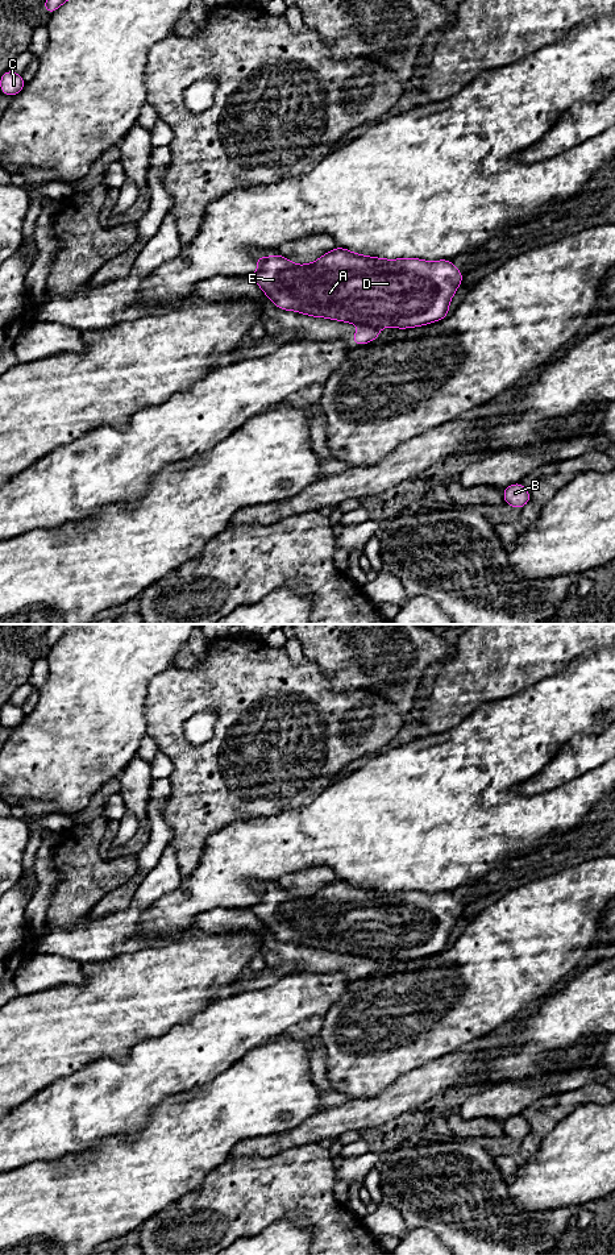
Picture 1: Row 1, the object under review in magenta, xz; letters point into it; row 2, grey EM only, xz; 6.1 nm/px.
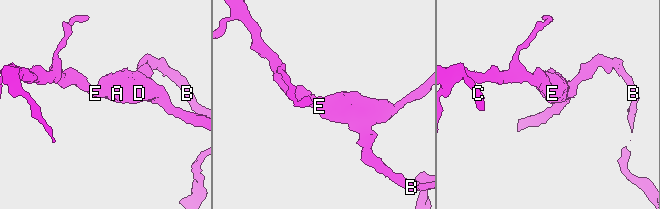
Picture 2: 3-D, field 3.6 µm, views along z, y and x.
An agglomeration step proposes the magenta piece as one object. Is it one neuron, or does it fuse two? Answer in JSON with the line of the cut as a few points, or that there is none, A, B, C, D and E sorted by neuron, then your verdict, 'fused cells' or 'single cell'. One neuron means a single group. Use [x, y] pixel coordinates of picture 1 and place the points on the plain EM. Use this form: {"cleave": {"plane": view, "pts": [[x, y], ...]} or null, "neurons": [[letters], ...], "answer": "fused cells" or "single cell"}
{"cleave": {"plane": "xz", "pts": [[360, 956], [378, 960]]}, "neurons": [["A", "C", "D", "E"], ["B"]], "answer": "fused cells"}

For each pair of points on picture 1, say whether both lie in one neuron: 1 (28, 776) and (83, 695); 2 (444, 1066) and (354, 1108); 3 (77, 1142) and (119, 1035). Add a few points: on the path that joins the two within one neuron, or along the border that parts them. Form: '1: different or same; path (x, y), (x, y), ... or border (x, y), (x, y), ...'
1: same; path (48, 756), (83, 720), (83, 715)
2: same; path (422, 1084), (391, 1102), (377, 1108)
3: different; border (136, 1043), (124, 1059), (95, 1059), (80, 1068)

